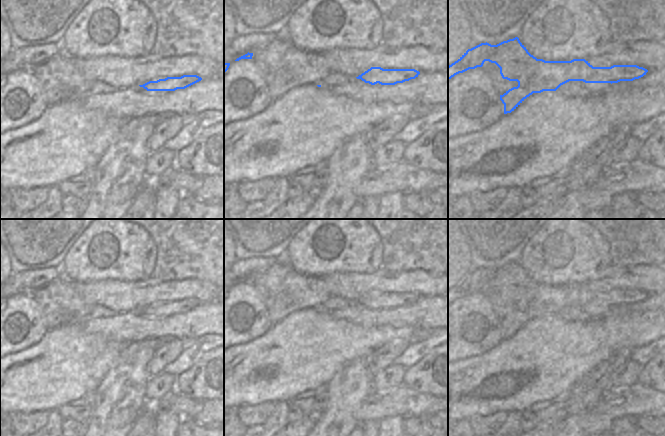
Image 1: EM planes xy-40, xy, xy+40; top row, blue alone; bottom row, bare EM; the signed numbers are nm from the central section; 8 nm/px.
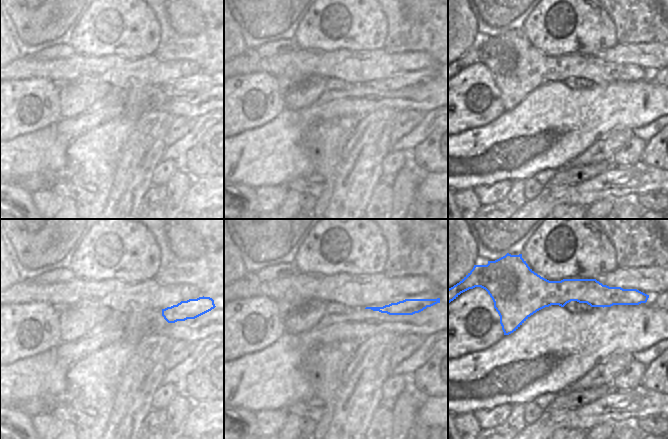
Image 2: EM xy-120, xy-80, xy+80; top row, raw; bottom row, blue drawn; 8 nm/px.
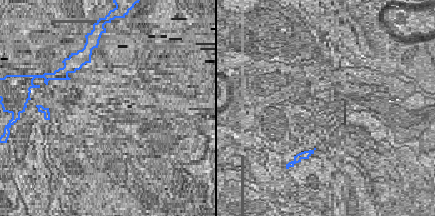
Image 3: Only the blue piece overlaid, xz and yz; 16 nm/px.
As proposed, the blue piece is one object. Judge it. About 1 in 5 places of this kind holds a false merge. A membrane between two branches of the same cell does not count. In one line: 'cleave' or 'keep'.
keep

